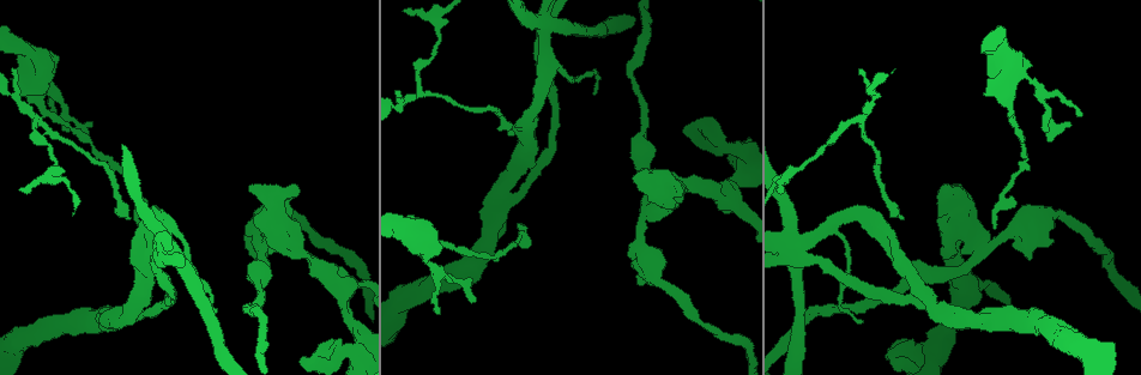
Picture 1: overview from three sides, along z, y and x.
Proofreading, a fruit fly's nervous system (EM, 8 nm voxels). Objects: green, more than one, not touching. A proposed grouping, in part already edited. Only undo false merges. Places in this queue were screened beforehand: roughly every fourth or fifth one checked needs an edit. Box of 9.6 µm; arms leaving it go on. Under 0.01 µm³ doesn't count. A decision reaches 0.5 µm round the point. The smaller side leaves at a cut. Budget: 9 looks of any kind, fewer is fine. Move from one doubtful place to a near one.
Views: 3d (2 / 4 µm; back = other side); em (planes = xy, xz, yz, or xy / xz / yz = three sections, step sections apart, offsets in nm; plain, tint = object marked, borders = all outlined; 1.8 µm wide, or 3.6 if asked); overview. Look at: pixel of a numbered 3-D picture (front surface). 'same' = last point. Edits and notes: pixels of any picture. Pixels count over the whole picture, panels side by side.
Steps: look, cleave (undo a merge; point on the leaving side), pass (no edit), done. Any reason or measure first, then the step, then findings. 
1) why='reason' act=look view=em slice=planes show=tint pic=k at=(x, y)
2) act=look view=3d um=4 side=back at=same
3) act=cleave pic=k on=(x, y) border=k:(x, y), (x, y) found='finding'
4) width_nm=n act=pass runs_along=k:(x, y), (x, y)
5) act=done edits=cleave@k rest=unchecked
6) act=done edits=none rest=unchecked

why='sudden change in width' act=look view=em um=3.6 slice=xy step=16 show=tint pic=1 at=(1021, 72)

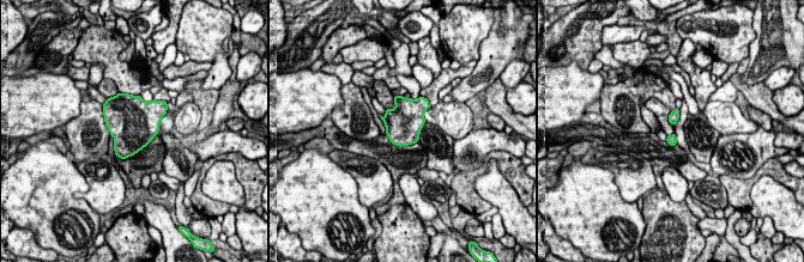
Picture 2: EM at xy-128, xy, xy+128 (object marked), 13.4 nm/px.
why='another direction' act=look view=em um=3.6 slice=planes show=borders at=same

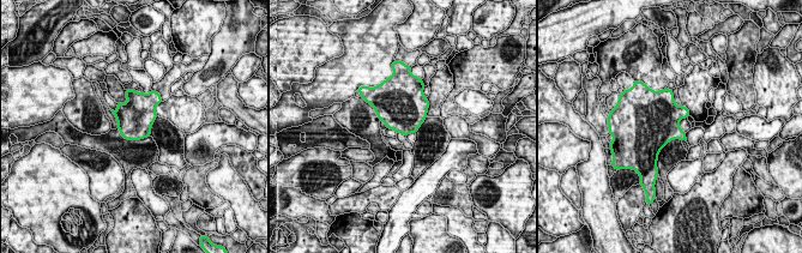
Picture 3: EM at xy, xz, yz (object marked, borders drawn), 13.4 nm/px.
act=pass found='one cell here'

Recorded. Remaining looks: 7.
why='sharp bend' act=look view=em slice=yz step=4 show=tint pic=1 at=(81, 127)

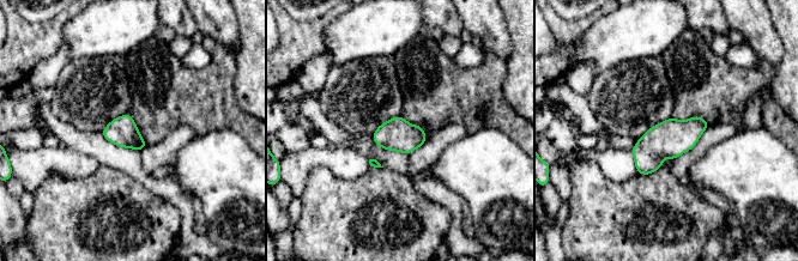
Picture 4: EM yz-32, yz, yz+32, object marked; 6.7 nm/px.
why='cut it another way' act=look view=em slice=planes show=tint at=same

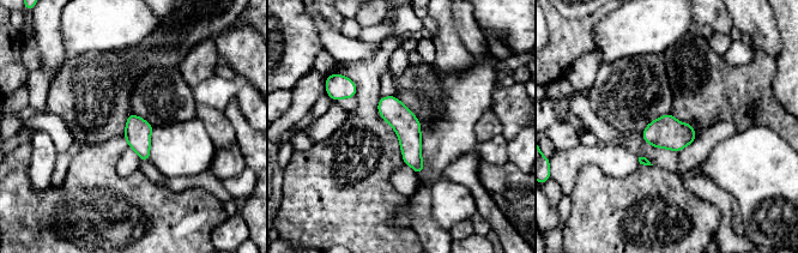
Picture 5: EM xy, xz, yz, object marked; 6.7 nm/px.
width_nm=170 act=pass found='all the same cell'

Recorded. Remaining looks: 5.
why='touches itself' act=look view=3d um=2 pic=1 at=(929, 302)

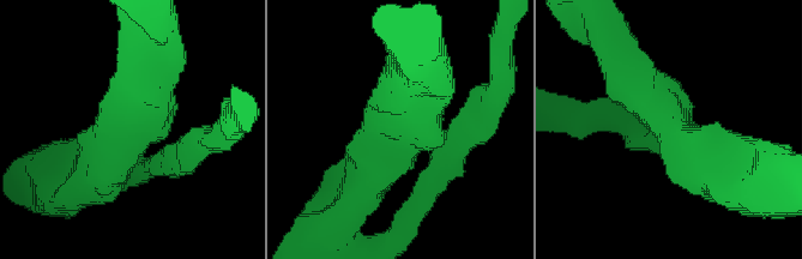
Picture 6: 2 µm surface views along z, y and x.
why='shape alone is not enough' act=look view=em slice=planes show=plain pic=6 at=(125, 130)

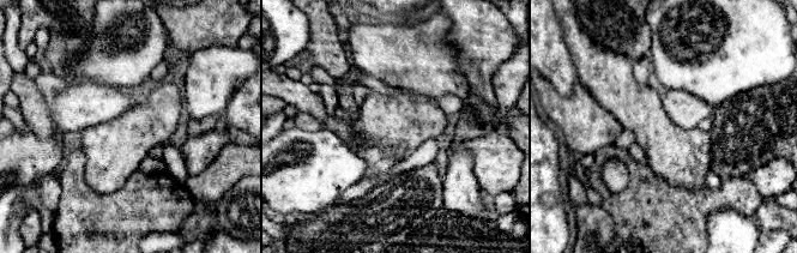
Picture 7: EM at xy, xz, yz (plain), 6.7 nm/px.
act=look view=em slice=planes show=tint at=same

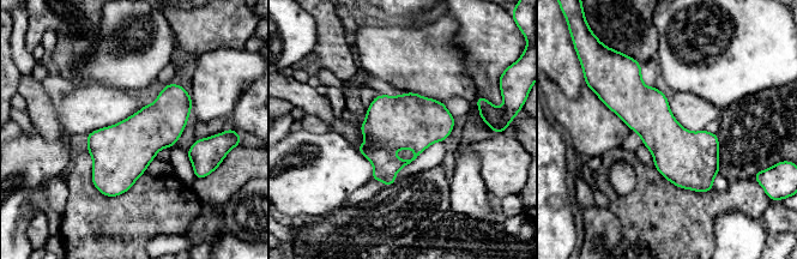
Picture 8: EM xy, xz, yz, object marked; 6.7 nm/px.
width_nm=340 act=pass found='all the same cell'

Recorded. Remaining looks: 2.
act=done edits=none rest=unchecked

